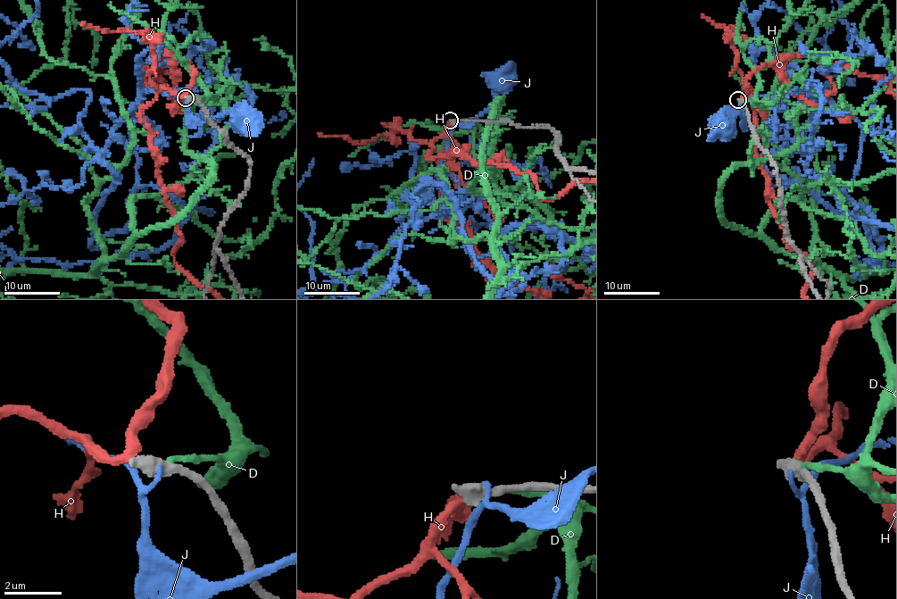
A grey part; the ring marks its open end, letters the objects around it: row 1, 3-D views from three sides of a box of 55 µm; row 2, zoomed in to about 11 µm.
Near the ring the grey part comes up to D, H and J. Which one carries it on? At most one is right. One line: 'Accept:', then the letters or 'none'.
Accept: none

